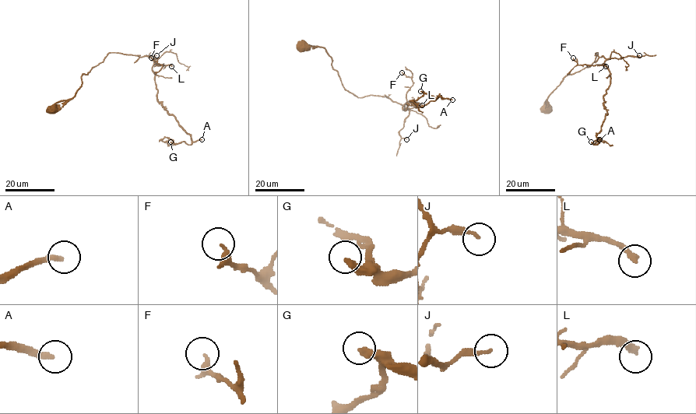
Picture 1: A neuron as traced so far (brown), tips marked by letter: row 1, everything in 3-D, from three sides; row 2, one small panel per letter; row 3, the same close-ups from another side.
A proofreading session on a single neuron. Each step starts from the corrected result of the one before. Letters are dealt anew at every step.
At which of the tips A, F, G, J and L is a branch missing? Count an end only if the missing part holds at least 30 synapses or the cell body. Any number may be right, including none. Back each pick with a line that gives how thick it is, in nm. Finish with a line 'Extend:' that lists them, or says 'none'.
A: Thickness 240 nm
L: Thickness 260 nm
Extend: A, L

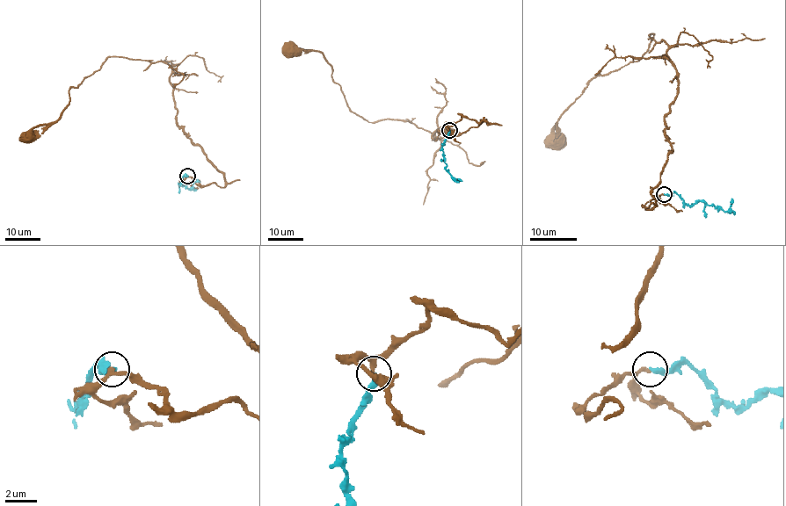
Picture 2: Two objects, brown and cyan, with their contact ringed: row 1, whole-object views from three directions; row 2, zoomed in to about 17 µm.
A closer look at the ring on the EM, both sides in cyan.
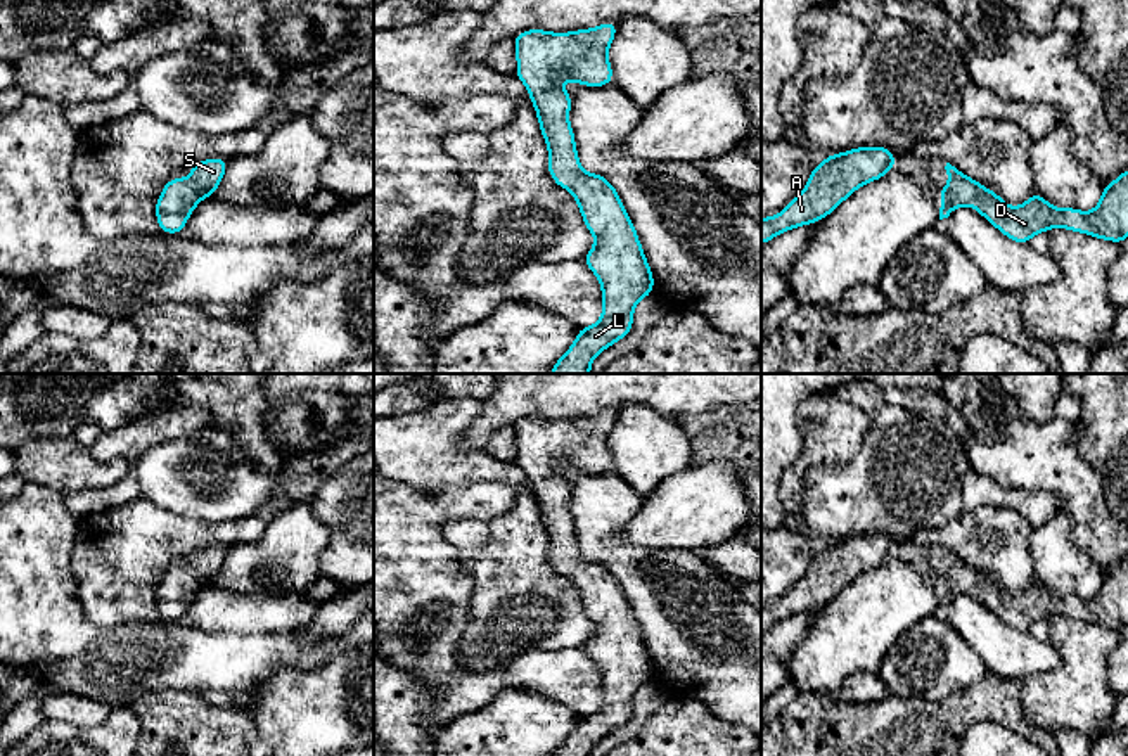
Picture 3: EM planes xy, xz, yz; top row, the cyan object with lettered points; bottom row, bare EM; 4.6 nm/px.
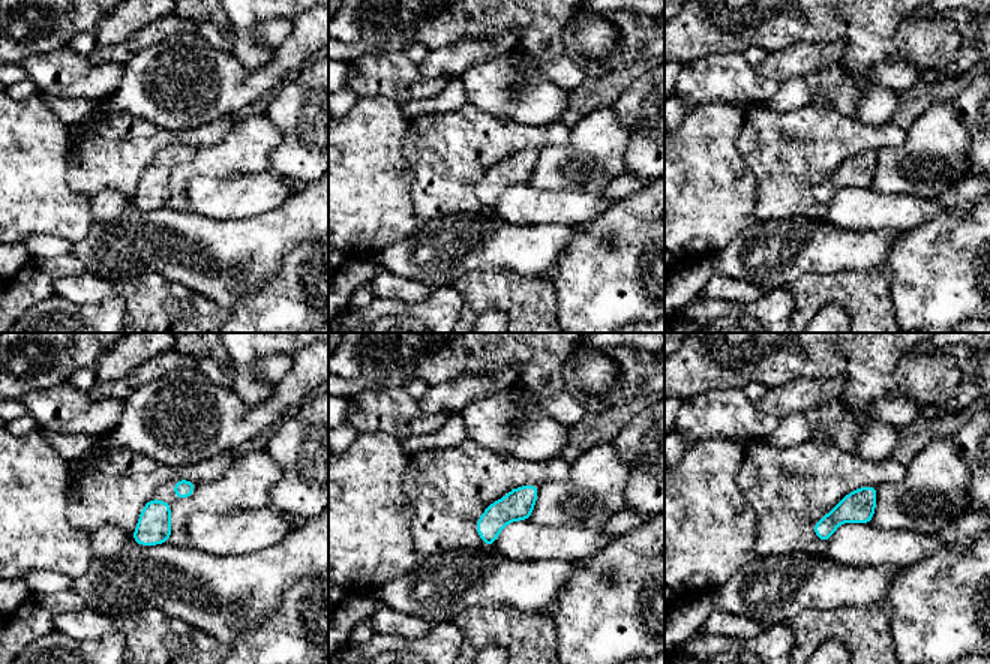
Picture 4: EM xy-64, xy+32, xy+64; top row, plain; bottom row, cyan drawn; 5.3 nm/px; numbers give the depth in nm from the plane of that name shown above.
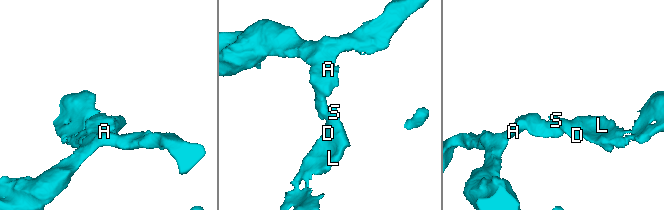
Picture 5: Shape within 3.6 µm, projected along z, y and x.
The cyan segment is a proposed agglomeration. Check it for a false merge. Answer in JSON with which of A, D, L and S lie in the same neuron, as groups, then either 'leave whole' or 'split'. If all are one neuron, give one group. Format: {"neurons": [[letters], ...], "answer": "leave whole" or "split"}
{"neurons": [["A", "D", "L", "S"]], "answer": "leave whole"}

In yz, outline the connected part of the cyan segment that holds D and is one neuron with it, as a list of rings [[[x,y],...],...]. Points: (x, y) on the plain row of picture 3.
[[[950,550],[945,557],[950,573],[939,574],[939,607],[965,592],[977,597],[983,605],[1019,631],[1029,631],[1035,621],[1048,619],[1054,614],[1119,631],[1128,626],[1128,557],[1104,574],[1100,590],[1090,600],[1076,595],[1057,597],[1036,578],[1024,592],[1009,595],[1000,583],[965,564]]]

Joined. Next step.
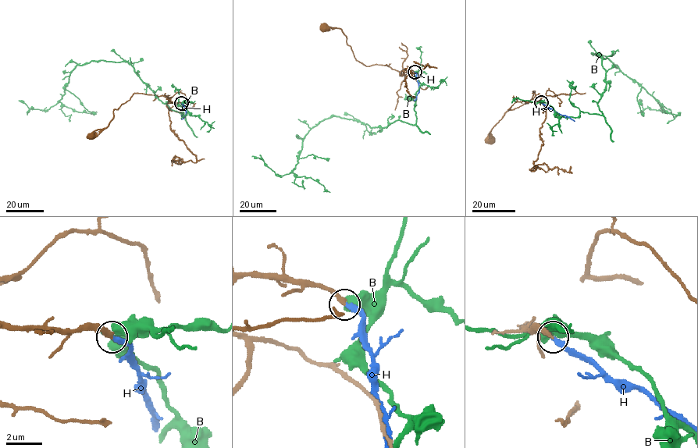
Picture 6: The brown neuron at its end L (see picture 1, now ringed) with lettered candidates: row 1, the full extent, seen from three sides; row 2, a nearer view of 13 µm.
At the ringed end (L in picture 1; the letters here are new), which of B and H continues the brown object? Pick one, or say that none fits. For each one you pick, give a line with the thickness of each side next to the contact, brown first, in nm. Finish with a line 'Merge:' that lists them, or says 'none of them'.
H: 280 nm thick on the brown side, 240 nm on the other
Merge: H

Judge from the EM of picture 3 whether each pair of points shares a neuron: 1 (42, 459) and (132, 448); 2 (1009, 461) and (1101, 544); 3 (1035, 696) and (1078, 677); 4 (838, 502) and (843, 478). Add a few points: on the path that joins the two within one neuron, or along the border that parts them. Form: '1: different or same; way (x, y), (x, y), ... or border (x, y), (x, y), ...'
1: different; border (90, 450), (101, 461), (127, 459), (134, 464)
2: same; way (1037, 461), (1090, 516)
3: same; way (1045, 696), (1059, 696), (1068, 687)
4: same; way (836, 497), (843, 490), (843, 483)

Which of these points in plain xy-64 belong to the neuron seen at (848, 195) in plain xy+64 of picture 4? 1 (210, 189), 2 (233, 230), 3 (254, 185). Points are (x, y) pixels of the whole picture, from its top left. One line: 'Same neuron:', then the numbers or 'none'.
Same neuron: 1, 3

